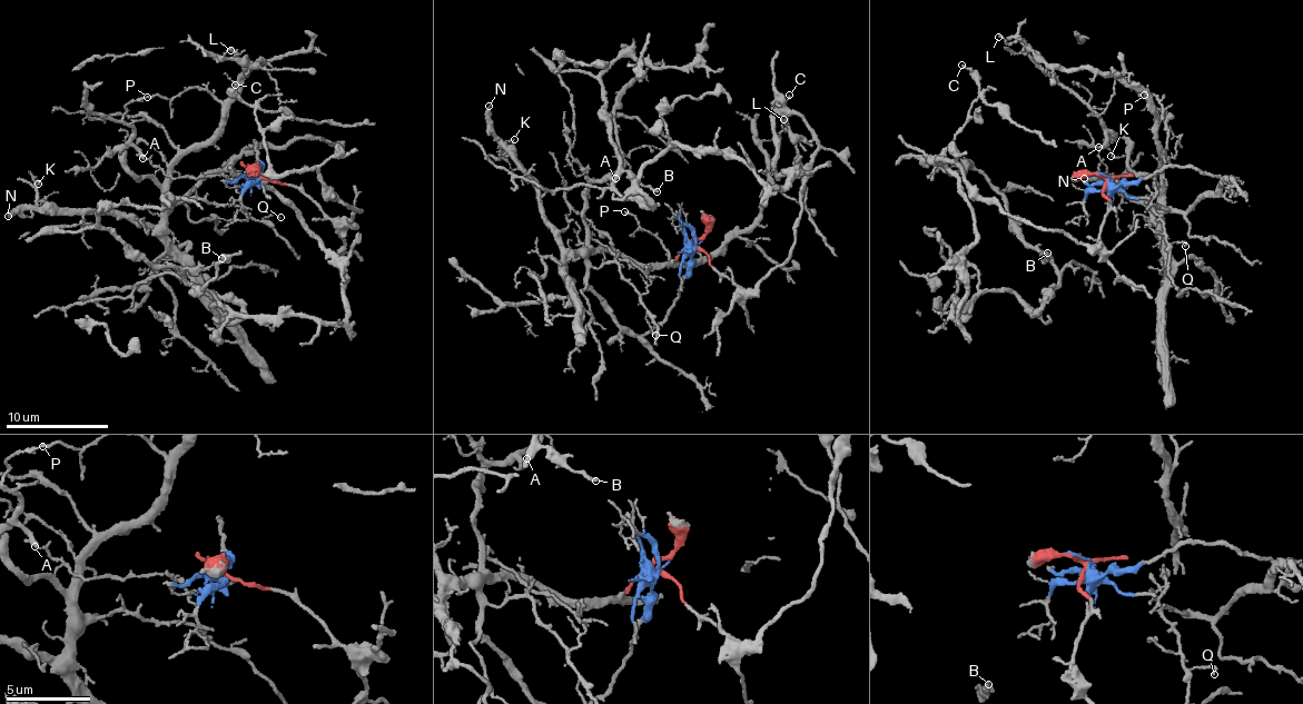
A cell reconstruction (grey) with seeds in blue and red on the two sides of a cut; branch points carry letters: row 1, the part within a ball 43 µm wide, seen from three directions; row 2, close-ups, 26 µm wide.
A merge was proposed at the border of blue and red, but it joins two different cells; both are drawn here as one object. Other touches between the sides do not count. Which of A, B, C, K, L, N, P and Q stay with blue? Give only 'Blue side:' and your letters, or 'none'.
Blue side: A, K, L, N, P, Q

